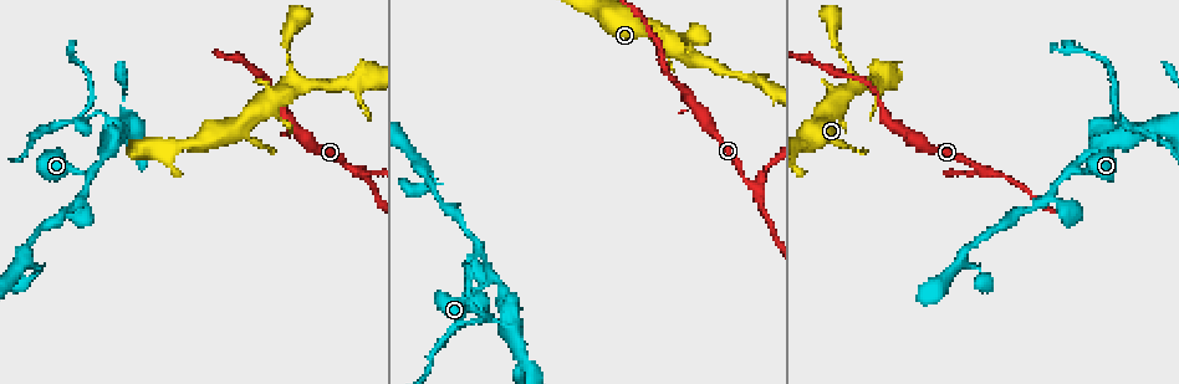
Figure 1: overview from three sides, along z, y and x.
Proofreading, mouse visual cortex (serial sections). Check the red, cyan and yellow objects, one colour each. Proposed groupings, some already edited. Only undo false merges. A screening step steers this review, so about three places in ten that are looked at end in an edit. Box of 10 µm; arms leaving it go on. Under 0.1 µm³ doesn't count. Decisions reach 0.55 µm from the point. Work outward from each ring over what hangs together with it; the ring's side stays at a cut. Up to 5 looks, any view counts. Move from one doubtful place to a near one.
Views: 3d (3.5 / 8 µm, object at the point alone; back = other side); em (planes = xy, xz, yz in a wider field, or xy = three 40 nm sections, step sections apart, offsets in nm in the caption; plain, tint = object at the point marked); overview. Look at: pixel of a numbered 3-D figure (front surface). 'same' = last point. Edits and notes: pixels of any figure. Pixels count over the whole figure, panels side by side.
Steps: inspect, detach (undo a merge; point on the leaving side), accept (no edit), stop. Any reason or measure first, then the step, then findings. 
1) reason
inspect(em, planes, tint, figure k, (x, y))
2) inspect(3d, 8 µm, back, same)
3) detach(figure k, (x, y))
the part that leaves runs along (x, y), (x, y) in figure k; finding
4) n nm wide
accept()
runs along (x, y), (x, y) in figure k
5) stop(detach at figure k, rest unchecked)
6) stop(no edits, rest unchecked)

side arm on a straight run
inspect(3d, 3.5 µm, figure 1, (93, 174))

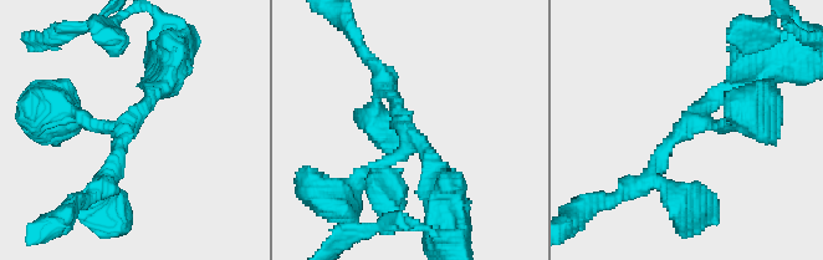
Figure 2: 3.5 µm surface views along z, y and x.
3 arms; arms of 200, 200, 250 nm; shape alone is not enough
inspect(em, xy, step 5, tint, figure 2, (406, 144))

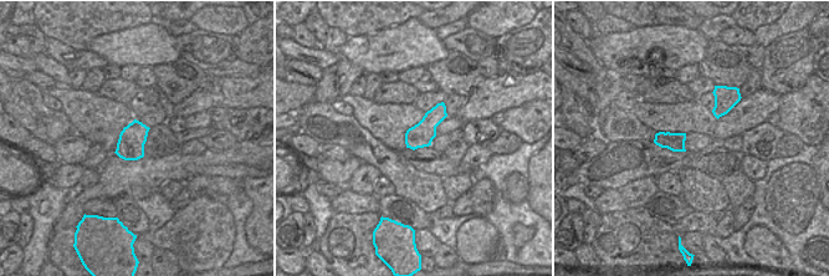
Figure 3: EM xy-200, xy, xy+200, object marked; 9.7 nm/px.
240 nm wide
accept()
runs along (62, 113), (127, 125), (164, 82) in figure 2; continuous, no second cell

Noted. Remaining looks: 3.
sudden change in width
inspect(3d, 3.5 µm, figure 1, (1118, 106))

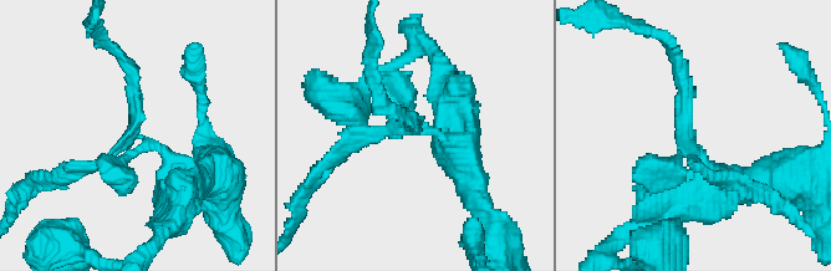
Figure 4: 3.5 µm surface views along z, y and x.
shape alone is not enough
inspect(em, xy, step 1, tint, figure 4, (695, 138))

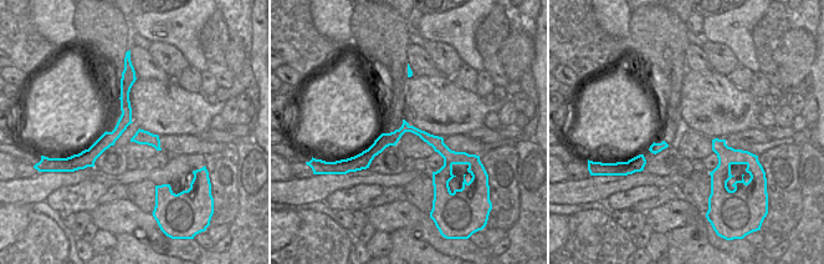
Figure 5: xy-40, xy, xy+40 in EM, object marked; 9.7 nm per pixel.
detach(figure 4, (136, 93))
the part that leaves runs along (414, 131), (352, 133), (319, 172) in figure 4; a second cell is stuck on

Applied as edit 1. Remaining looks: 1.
stop(detach at figure 4, rest unchecked)

